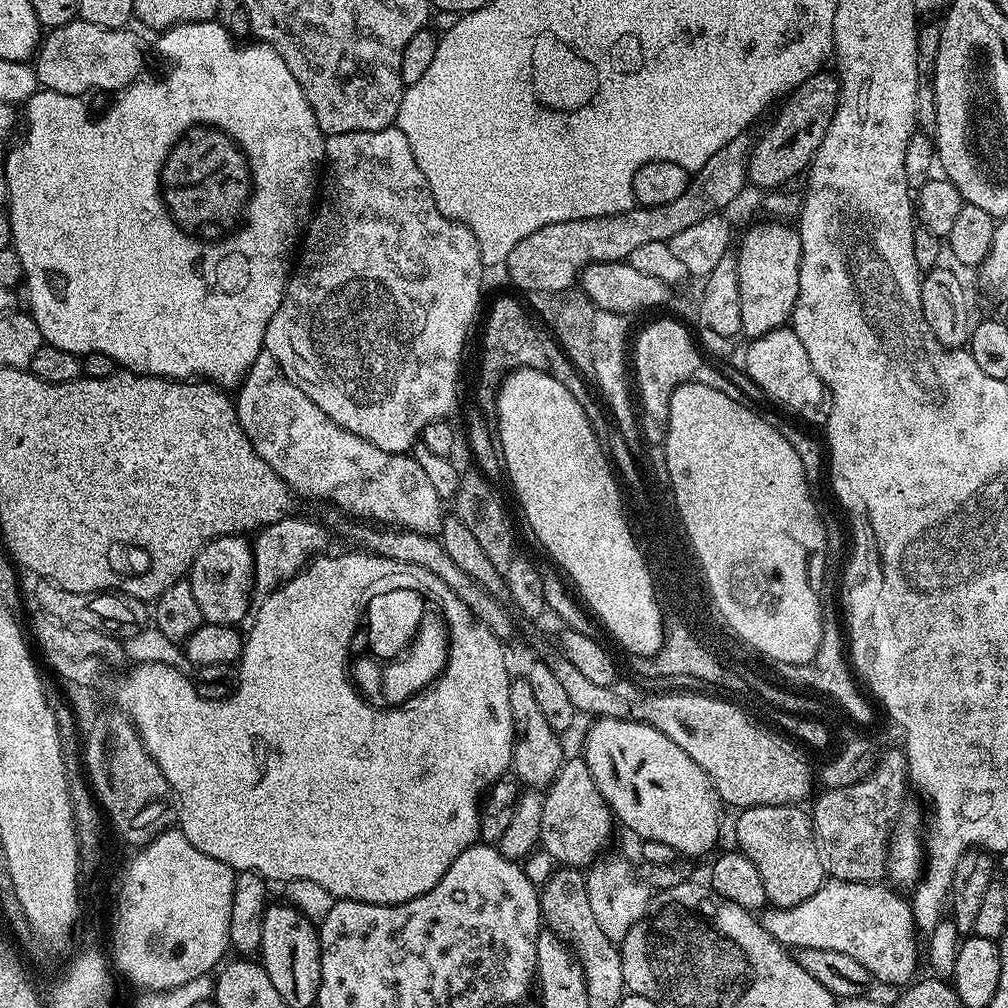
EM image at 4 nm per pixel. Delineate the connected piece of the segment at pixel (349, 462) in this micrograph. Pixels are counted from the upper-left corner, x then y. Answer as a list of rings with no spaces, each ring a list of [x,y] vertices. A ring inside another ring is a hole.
[[[262,351],[258,358],[254,358],[254,366],[250,366],[238,385],[234,403],[238,422],[242,430],[246,430],[246,438],[250,438],[254,450],[258,450],[274,474],[285,480],[297,497],[325,500],[325,505],[341,508],[361,522],[375,522],[381,526],[405,528],[418,534],[439,537],[446,517],[445,505],[416,459],[410,454],[387,452],[374,446],[374,442],[366,442],[366,438],[358,438],[358,434],[350,434],[350,430],[342,430],[338,422],[322,414],[322,410],[318,410],[318,406],[310,402],[310,398],[306,398],[306,394],[302,394],[290,378],[286,378],[286,374],[282,374],[282,366],[278,366],[274,354]]]

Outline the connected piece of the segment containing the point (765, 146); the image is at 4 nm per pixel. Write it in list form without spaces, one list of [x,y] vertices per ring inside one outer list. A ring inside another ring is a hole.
[[[821,70],[815,72],[810,78],[806,78],[797,88],[787,93],[786,99],[775,109],[777,112],[776,117],[772,120],[772,125],[761,134],[760,140],[758,136],[750,149],[748,179],[753,185],[756,183],[758,187],[764,188],[763,190],[783,189],[787,185],[784,184],[787,180],[794,179],[799,172],[801,175],[812,163],[818,146],[822,146],[822,138],[826,138],[826,130],[830,130],[830,122],[834,118],[836,107],[840,101],[839,79],[831,71],[829,72],[828,70]]]

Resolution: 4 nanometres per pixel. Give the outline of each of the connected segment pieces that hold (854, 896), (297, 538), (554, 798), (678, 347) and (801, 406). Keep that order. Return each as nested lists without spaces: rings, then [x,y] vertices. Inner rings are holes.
[[[828,878],[798,906],[765,907],[759,917],[760,925],[770,938],[789,950],[838,950],[838,954],[847,954],[864,966],[873,981],[904,986],[917,975],[918,933],[909,901],[905,897],[903,900],[899,891],[884,886],[880,882],[863,884]]]
[[[285,518],[267,525],[255,533],[252,544],[254,558],[254,578],[252,579],[252,599],[259,602],[265,600],[275,588],[285,584],[290,577],[296,575],[305,564],[317,554],[323,553],[328,544],[329,529],[323,523],[312,520],[292,520]]]
[[[583,758],[565,759],[543,793],[540,844],[560,866],[588,866],[601,855],[612,836],[612,809],[594,786],[594,778]]]
[[[656,320],[645,326],[641,332],[635,333],[634,340],[640,343],[640,373],[634,380],[644,380],[644,388],[660,388],[660,396],[664,392],[670,395],[680,384],[698,382],[702,386],[710,386],[722,394],[736,396],[738,390],[716,368],[711,368],[704,359],[705,353],[698,347],[697,341],[676,320]]]
[[[790,326],[770,330],[770,334],[762,334],[751,341],[748,349],[745,347],[744,368],[748,376],[769,396],[780,404],[785,404],[792,412],[797,412],[804,420],[821,419],[822,409],[826,404],[826,389],[822,378],[810,366],[810,358],[798,334]]]

